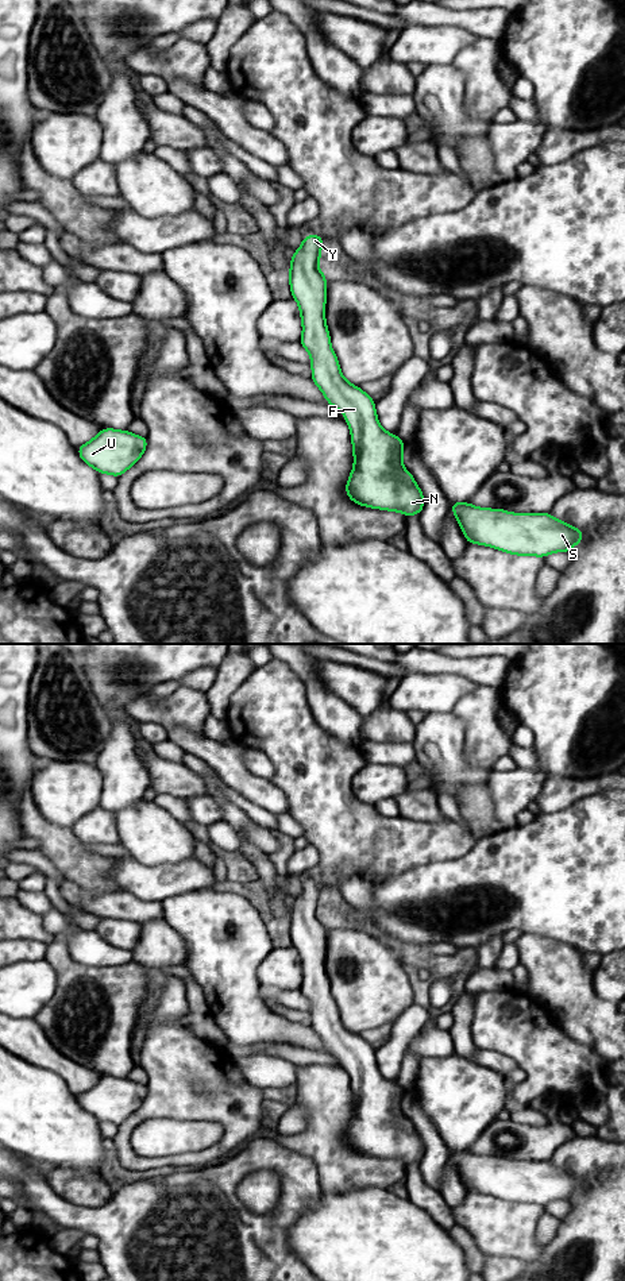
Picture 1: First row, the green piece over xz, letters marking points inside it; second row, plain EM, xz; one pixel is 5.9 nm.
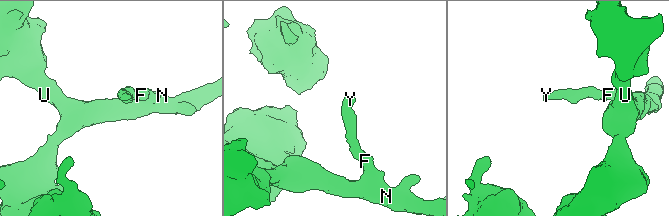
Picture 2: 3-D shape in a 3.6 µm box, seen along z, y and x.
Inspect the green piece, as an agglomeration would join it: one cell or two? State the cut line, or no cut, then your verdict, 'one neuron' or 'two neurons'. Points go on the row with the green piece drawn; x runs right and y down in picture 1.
cut none; one neuron

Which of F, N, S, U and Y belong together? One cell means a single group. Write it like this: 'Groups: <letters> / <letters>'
Groups: F N S U Y

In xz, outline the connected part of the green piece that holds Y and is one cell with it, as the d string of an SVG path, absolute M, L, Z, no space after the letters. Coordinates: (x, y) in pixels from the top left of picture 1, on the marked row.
M319 234L302 236L302 244L300 248L294 250L293 258L289 263L289 286L292 290L292 298L297 301L300 308L300 317L302 323L302 335L300 343L310 355L310 378L315 385L321 390L328 404L344 414L347 425L351 431L354 467L346 483L346 494L352 502L360 506L389 512L400 512L405 517L421 514L424 509L424 494L417 486L413 475L402 466L405 441L402 441L397 435L386 432L381 427L377 417L375 401L367 393L364 393L360 386L351 385L342 375L337 356L331 347L331 336L325 323L325 293L328 288L328 281L324 277L324 270L316 269L316 265L323 261L320 256L320 250L324 246L325 243Z

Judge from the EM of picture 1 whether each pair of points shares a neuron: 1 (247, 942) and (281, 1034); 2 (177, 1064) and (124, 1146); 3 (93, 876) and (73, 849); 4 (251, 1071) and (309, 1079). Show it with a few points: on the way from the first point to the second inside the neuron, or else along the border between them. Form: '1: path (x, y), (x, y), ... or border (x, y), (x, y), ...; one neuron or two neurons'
1: path (246, 965), (246, 999), (258, 1011); one neuron
2: path (172, 1084), (130, 1126); one neuron
3: path (87, 869), (73, 856); one neuron
4: border (299, 1067), (294, 1084); two neurons

